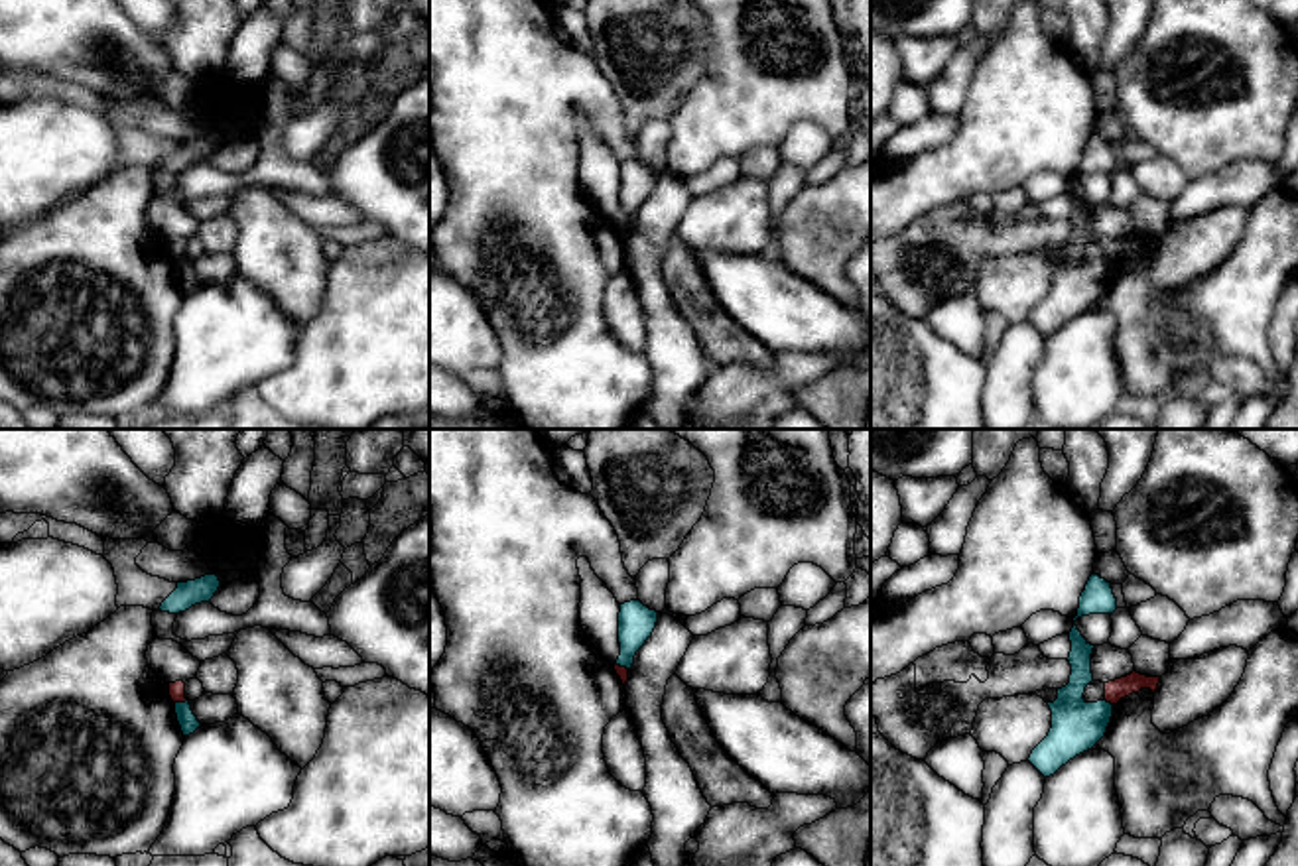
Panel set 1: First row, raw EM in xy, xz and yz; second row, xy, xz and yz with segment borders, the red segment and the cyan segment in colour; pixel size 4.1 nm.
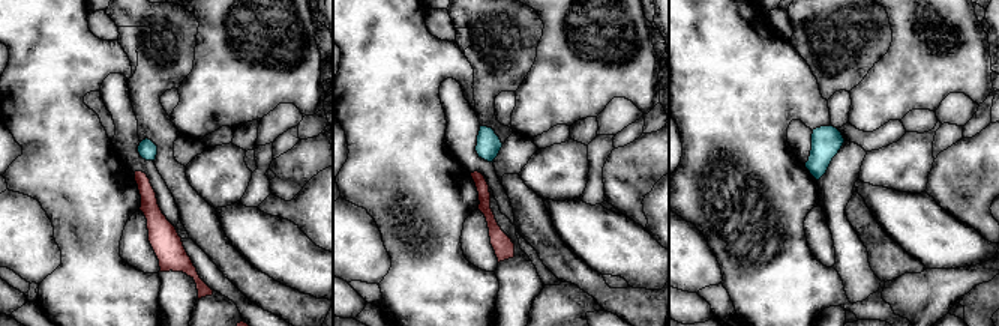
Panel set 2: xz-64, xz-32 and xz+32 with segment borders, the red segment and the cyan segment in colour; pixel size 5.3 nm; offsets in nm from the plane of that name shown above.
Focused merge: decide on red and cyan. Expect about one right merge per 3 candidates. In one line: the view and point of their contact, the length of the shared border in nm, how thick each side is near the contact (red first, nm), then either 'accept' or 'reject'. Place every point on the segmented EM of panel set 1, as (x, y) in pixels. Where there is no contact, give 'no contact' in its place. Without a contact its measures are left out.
meets red in xy at (180, 701); contact 50 nm long; 60 nm thick on the red side, 80 nm on the other; reject

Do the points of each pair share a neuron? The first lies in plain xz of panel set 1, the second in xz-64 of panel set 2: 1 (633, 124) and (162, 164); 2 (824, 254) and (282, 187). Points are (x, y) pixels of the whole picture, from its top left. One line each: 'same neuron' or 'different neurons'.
1: same neuron
2: same neuron

